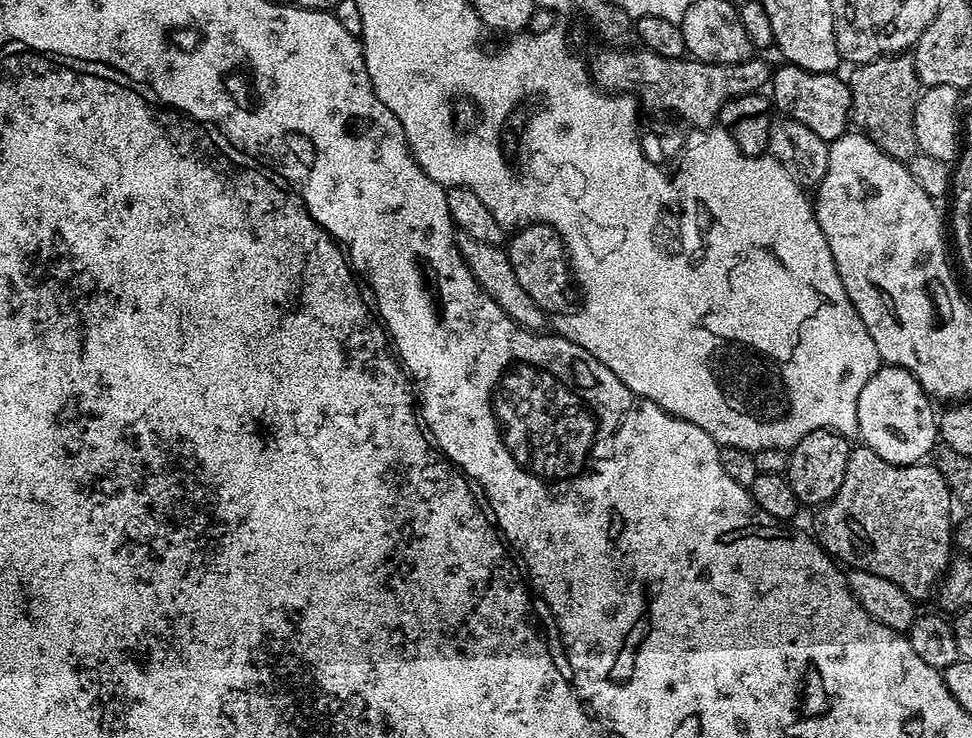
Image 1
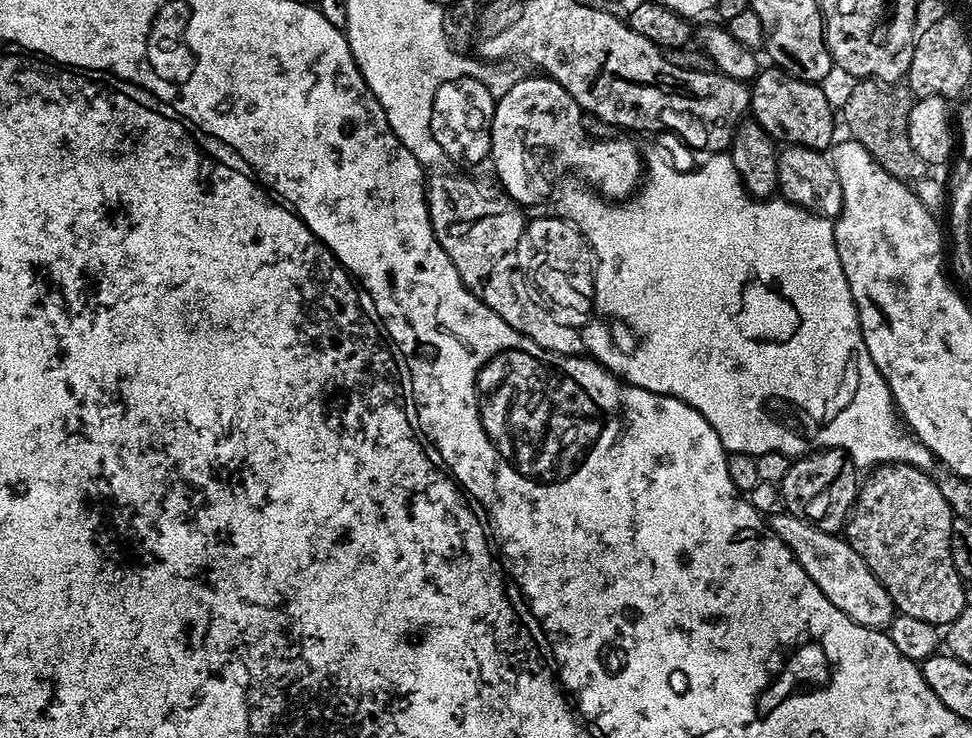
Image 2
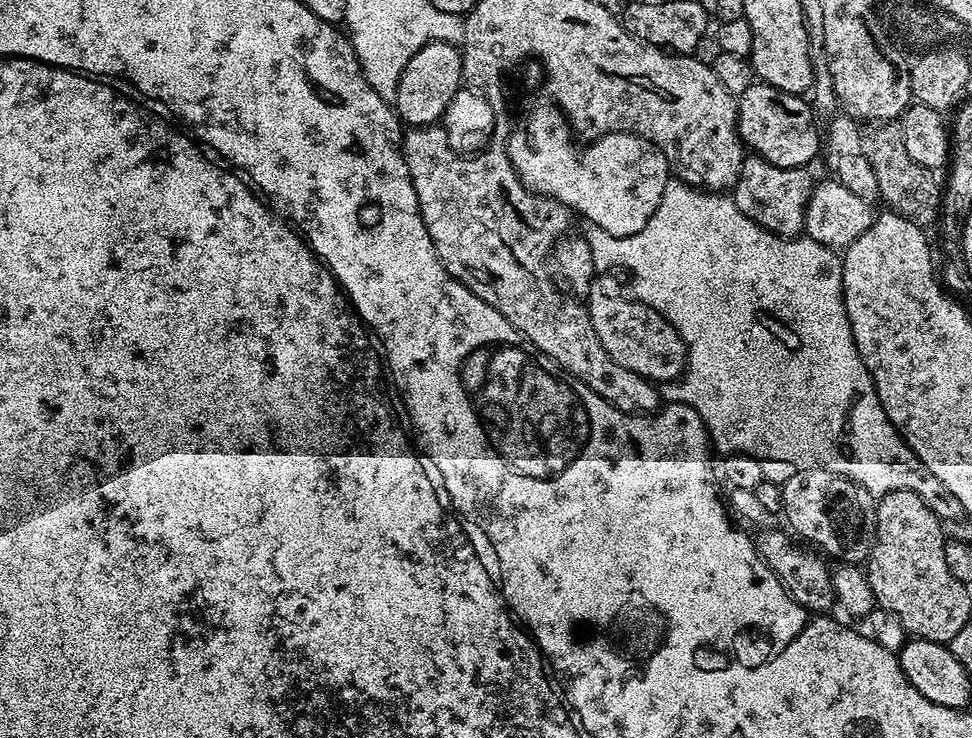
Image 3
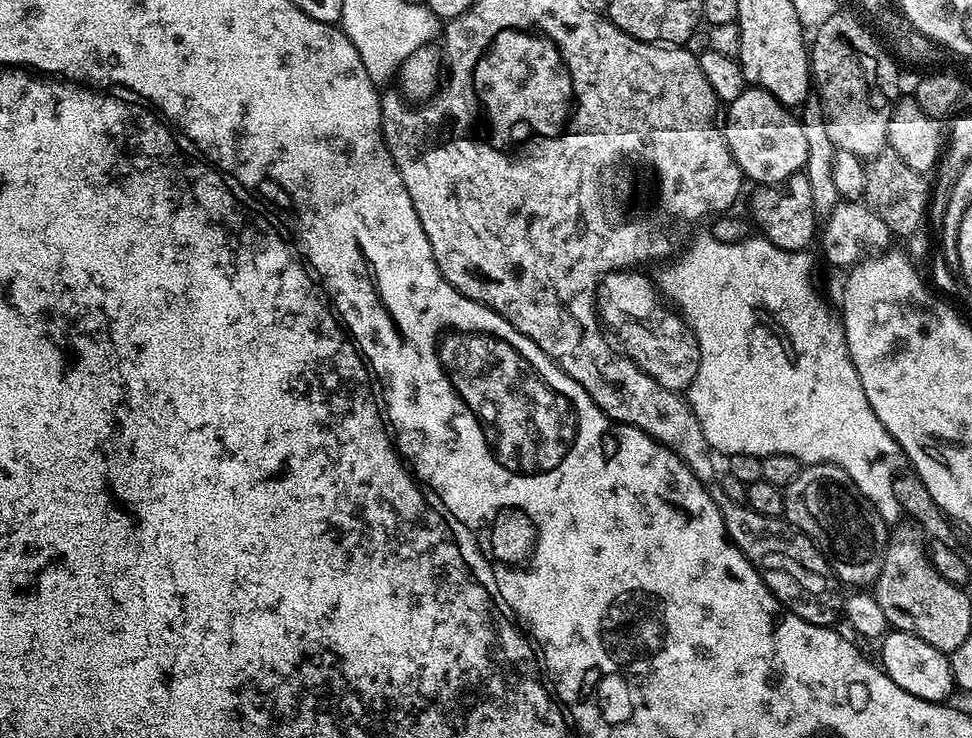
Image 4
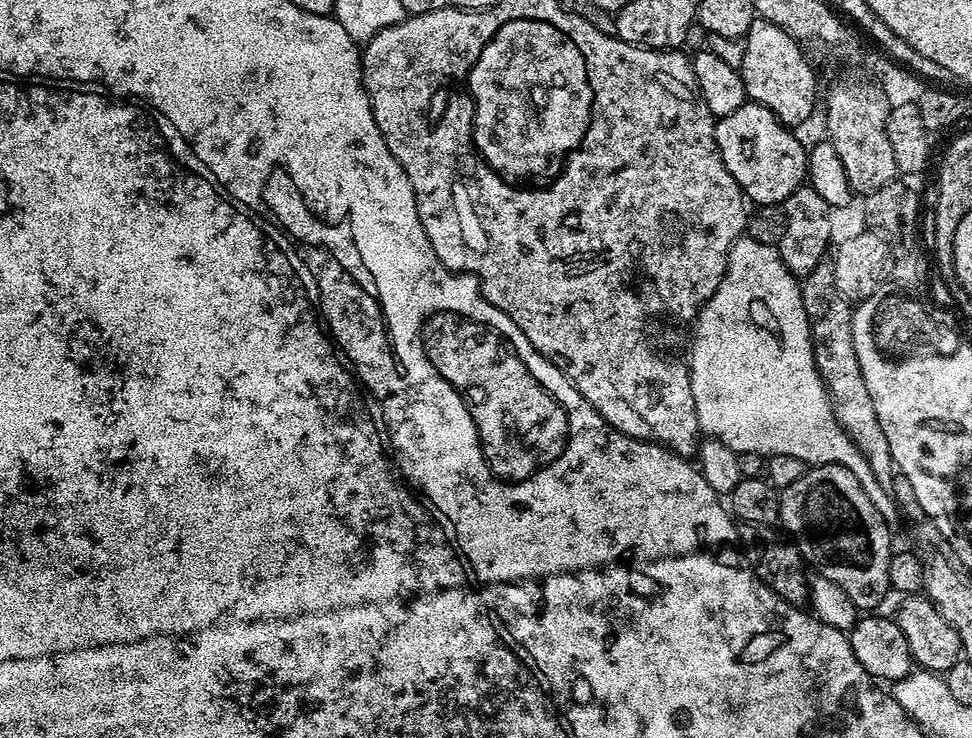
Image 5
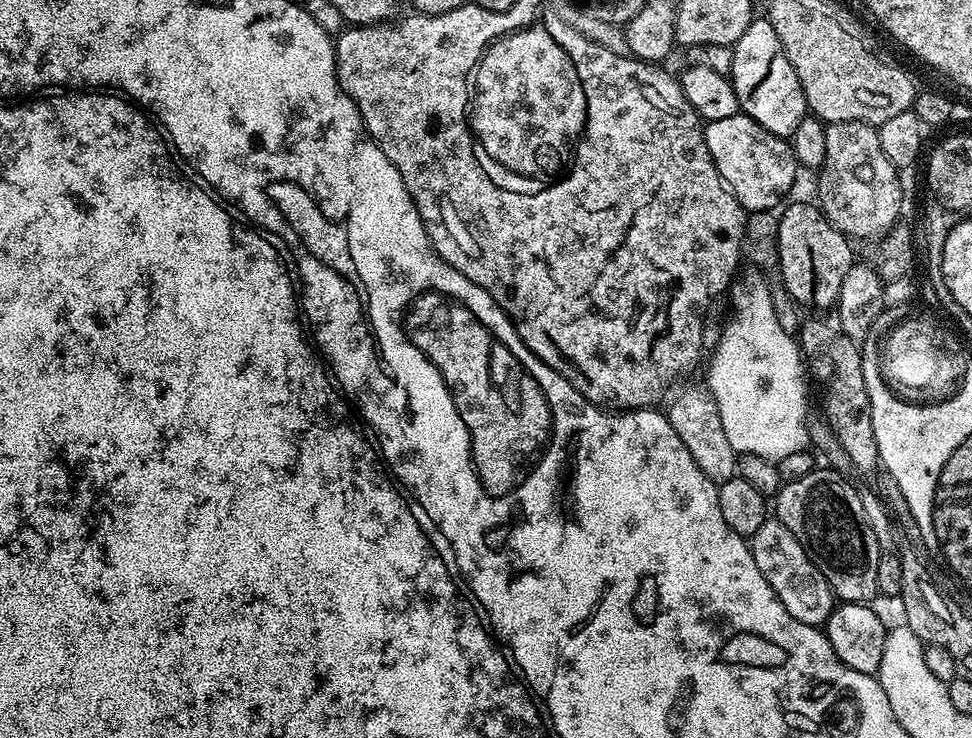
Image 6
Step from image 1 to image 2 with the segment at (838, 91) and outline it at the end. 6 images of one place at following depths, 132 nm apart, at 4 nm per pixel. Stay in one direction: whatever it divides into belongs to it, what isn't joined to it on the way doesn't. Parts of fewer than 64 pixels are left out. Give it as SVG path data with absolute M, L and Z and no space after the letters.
M768 66L756 75L755 80L751 81L750 91L752 94L751 119L757 120L773 140L784 146L801 144L804 148L817 150L827 149L833 143L834 108L827 101L826 94L823 93L819 83L800 80L788 72L783 72L780 68Z

